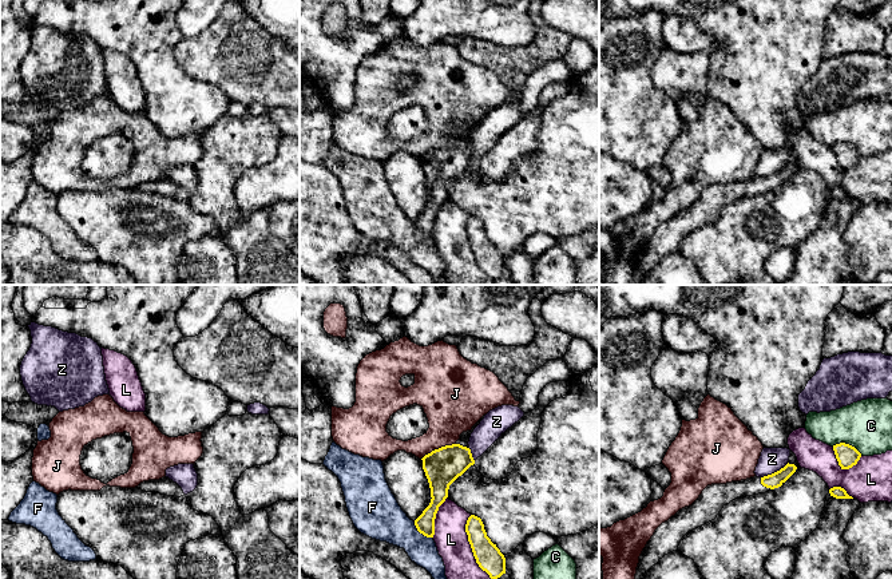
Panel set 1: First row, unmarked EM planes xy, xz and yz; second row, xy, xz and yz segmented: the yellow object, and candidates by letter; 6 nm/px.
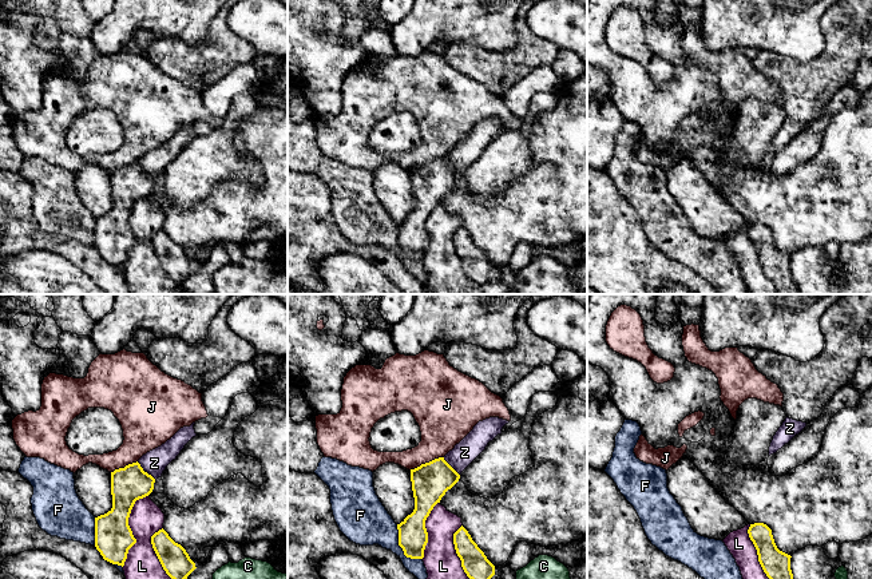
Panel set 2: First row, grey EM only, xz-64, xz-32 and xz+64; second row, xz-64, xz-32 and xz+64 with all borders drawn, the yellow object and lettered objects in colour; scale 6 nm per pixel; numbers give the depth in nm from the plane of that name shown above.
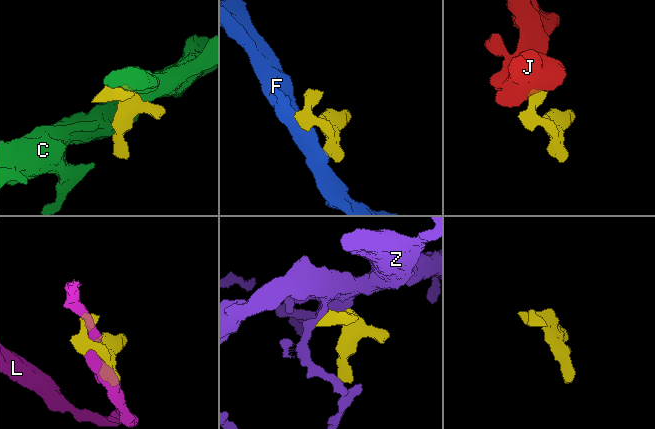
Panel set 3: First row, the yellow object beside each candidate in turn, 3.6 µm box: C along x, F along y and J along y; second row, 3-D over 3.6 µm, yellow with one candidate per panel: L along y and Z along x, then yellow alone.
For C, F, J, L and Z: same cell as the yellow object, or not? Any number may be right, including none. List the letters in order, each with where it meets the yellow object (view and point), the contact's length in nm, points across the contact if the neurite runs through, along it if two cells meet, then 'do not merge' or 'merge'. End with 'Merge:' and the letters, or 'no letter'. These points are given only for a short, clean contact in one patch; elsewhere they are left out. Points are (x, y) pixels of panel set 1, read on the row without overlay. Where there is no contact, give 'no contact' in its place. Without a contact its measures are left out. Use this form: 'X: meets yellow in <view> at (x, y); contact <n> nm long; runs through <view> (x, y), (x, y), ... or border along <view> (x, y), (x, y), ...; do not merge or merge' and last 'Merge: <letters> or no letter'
C: meets yellow in yz at (847, 145); contact 190 nm long; do not merge
F: meets yellow in xz at (421, 233); contact 160 nm long; border along xz (413, 222), (420, 233), (432, 238); do not merge
J: meets yellow in xz at (439, 149); contact 220 nm long; border along xz (455, 143), (432, 150), (421, 159); do not merge
L: meets yellow in xz at (471, 248); contact 420 nm long; do not merge
Z: meets yellow in yz at (774, 173); contact 190 nm long; border along yz (788, 163), (761, 178); do not merge
Merge: no letter

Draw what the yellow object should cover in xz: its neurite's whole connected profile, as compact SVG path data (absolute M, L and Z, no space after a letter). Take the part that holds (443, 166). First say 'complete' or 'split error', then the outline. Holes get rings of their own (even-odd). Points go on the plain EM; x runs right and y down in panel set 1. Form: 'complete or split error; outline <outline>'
split error; outline M484 116L472 127L471 131L463 132L460 135L460 139L452 144L445 146L439 150L432 151L431 154L425 155L423 160L423 170L425 172L425 177L429 183L431 189L431 203L429 206L423 211L423 214L415 221L415 226L420 234L423 234L427 238L433 238L435 235L435 219L436 214L439 211L439 207L445 202L448 198L448 190L449 186L461 177L471 166L475 164L475 160L472 158L471 150L468 148L468 142L471 138L471 134L473 130L480 124L480 122L484 119Z

